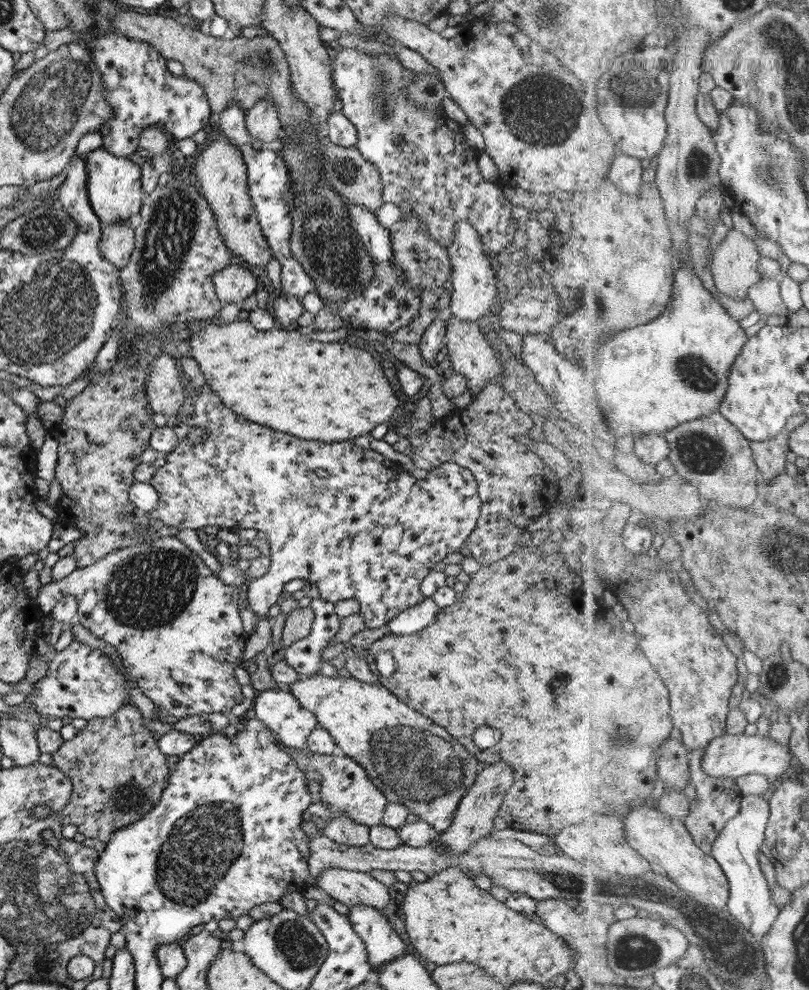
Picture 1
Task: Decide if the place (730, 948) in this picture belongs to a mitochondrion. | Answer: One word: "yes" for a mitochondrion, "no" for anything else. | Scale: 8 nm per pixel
yes

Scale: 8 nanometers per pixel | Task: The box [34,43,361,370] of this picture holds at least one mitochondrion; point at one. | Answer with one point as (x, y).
(173, 222)

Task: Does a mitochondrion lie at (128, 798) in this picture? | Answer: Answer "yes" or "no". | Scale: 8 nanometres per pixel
yes

